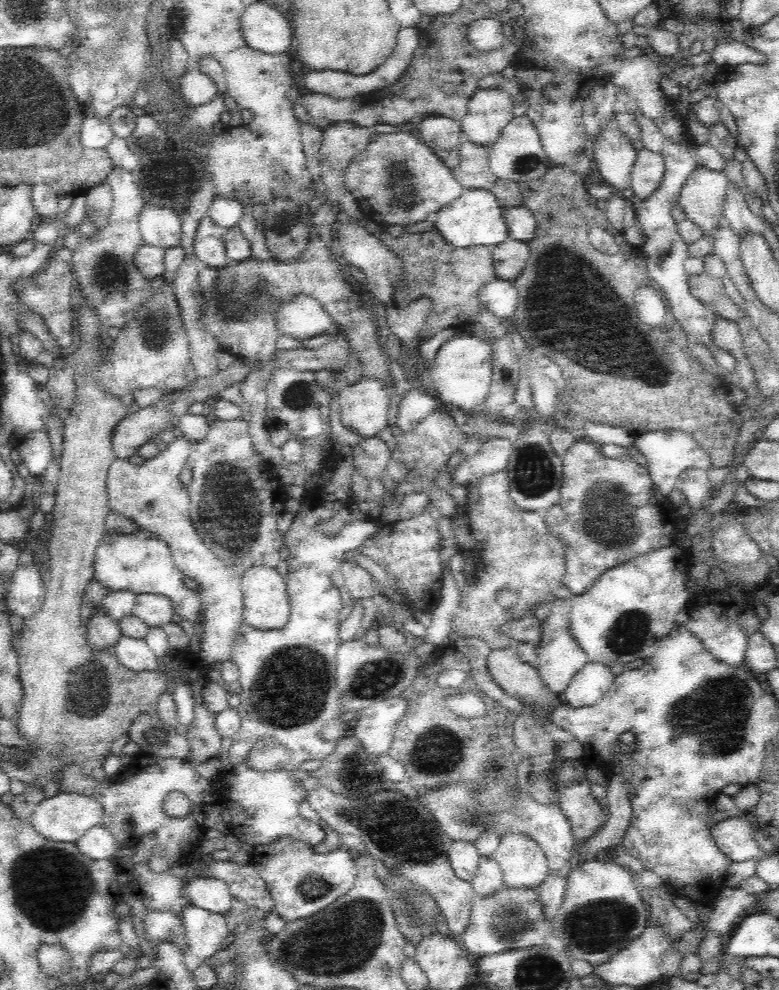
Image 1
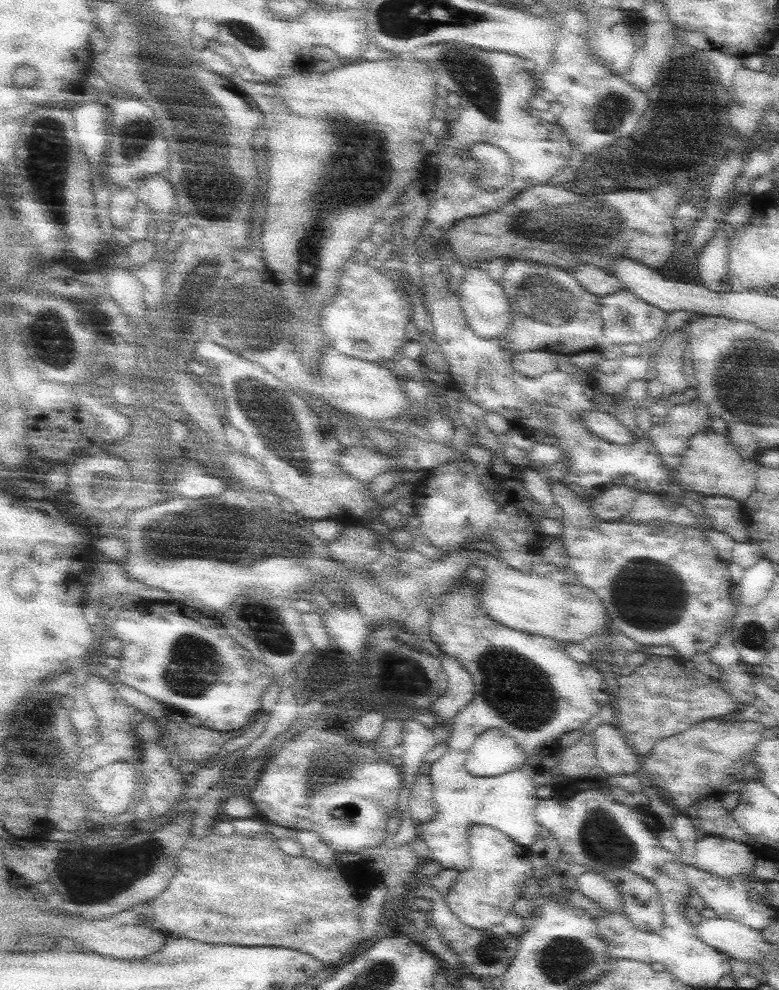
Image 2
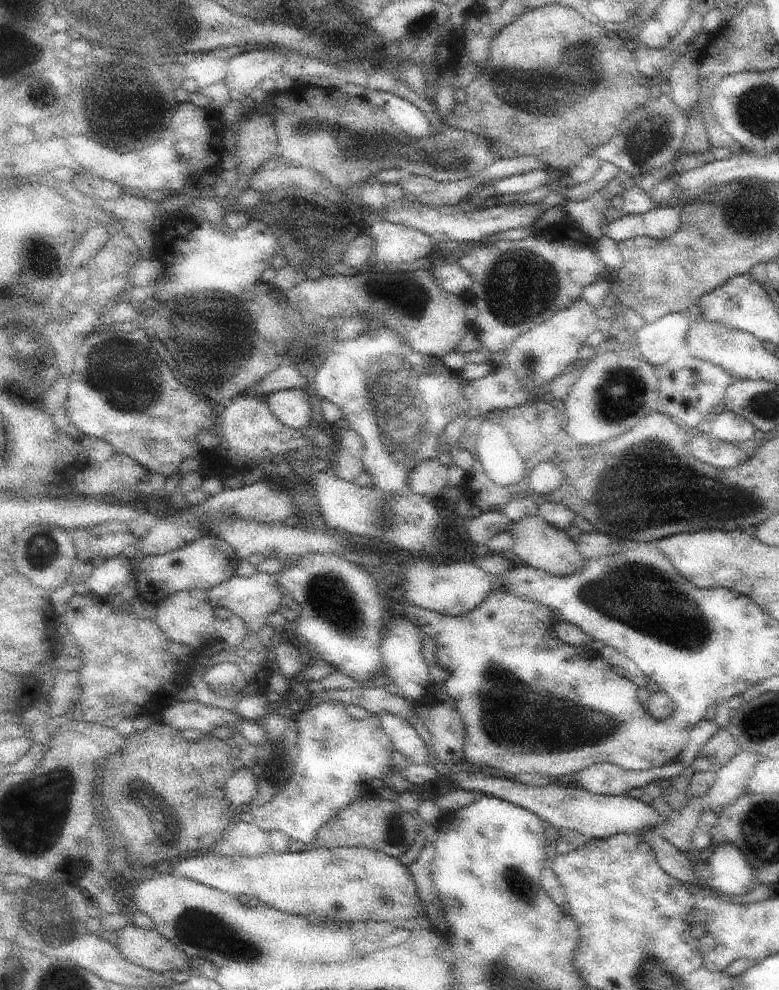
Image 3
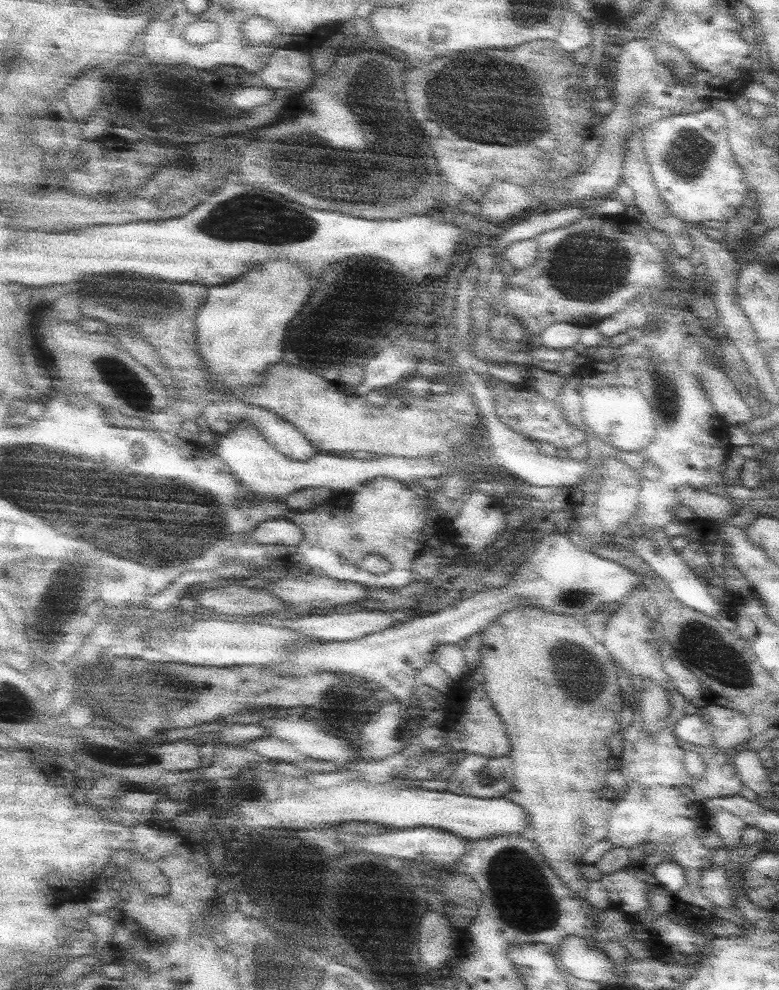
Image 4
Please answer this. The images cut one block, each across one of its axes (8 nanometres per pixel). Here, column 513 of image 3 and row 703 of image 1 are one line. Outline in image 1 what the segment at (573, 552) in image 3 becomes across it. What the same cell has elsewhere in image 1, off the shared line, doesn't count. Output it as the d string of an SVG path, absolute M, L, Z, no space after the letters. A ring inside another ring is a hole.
M514 647L491 649L487 656L487 668L494 682L522 704L533 706L538 701L546 701L548 707L556 708L560 702L560 696L552 695L540 681L536 668L519 660Z

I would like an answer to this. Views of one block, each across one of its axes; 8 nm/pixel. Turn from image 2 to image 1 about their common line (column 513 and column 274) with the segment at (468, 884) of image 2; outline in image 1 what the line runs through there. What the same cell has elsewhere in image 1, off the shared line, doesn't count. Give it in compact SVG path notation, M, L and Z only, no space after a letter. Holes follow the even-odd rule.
M284 835L275 838L266 844L245 847L249 863L265 880L273 900L273 913L285 921L295 921L304 916L316 914L325 906L331 905L336 899L346 894L352 887L356 878L355 860L348 851L334 849L328 854L314 851L314 847L298 837Z

